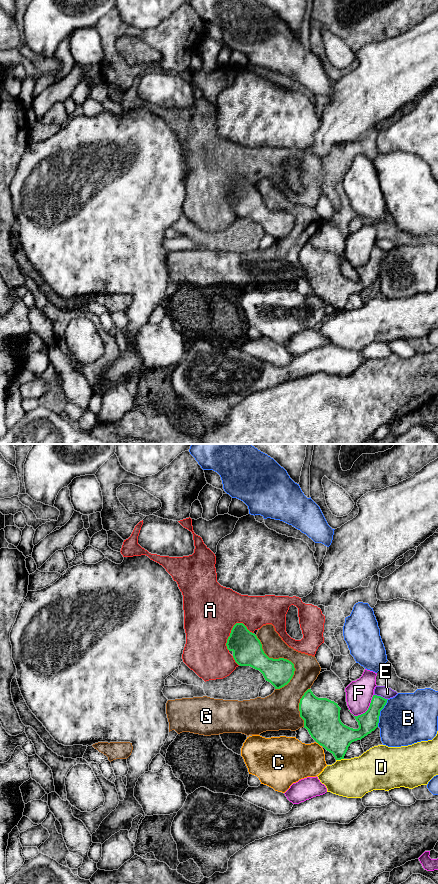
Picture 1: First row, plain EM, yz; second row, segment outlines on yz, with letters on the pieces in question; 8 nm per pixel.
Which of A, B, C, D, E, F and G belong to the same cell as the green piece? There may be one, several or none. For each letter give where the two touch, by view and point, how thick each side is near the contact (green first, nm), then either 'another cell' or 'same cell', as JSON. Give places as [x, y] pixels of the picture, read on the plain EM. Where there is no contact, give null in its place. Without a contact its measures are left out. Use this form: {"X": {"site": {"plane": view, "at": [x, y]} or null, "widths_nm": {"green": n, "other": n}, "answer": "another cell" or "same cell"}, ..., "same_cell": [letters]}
{"A": {"site": {"plane": "yz", "at": [230, 186]}, "widths_nm": {"green": 240, "other": 440}, "answer": "another cell"}, "B": {"site": {"plane": "yz", "at": [379, 265]}, "widths_nm": {"green": 160, "other": 420}, "answer": "another cell"}, "C": {"site": {"plane": "yz", "at": [318, 295]}, "widths_nm": {"green": 300, "other": 320}, "answer": "another cell"}, "D": {"site": {"plane": "yz", "at": [339, 311]}, "widths_nm": {"green": 260, "other": 320}, "answer": "another cell"}, "E": {"site": {"plane": "yz", "at": [380, 248]}, "widths_nm": {"green": 160, "other": 90}, "answer": "another cell"}, "F": {"site": {"plane": "yz", "at": [368, 260]}, "widths_nm": {"green": 160, "other": 220}, "answer": "another cell"}, "G": {"site": {"plane": "yz", "at": [283, 210]}, "widths_nm": {"green": 220, "other": 200}, "answer": "another cell"}, "same_cell": []}

